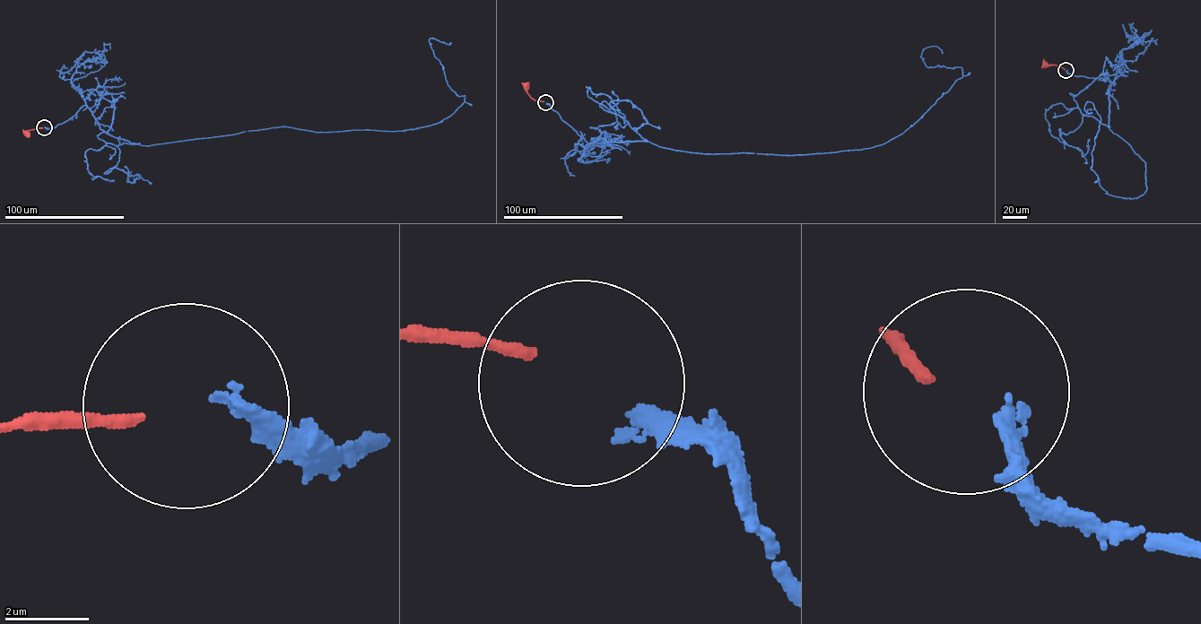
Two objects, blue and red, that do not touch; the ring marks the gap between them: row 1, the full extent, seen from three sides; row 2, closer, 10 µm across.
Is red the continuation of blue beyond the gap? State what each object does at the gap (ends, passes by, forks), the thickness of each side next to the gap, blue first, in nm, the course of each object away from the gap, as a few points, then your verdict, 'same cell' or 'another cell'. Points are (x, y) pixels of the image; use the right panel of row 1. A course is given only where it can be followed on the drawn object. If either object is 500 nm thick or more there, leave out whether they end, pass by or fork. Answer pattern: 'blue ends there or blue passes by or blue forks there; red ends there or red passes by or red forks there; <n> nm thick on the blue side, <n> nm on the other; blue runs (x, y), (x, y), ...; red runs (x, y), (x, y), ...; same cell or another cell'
blue ends there; red ends there; 360 nm thick on the blue side, 280 nm on the other; blue runs (1066, 70), (1116, 74), (1109, 126), (1145, 163), (1136, 198), (1100, 186), (1088, 101), (1092, 113); red runs (1065, 69), (1045, 64); another cell

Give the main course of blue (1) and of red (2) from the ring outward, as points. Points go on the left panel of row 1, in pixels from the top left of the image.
1: (45, 127), (86, 105), (100, 129), (147, 146), (285, 126), (415, 129), (464, 102), (429, 39), (449, 43)
2: (42, 127), (29, 130), (27, 134)

